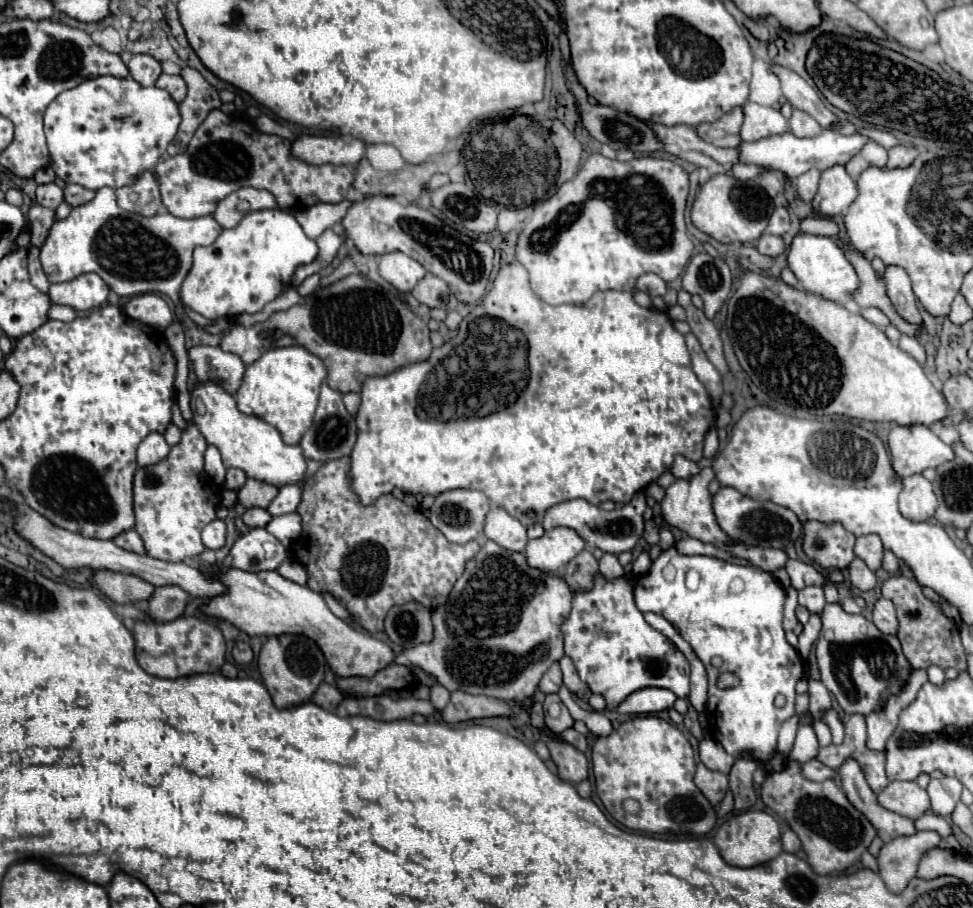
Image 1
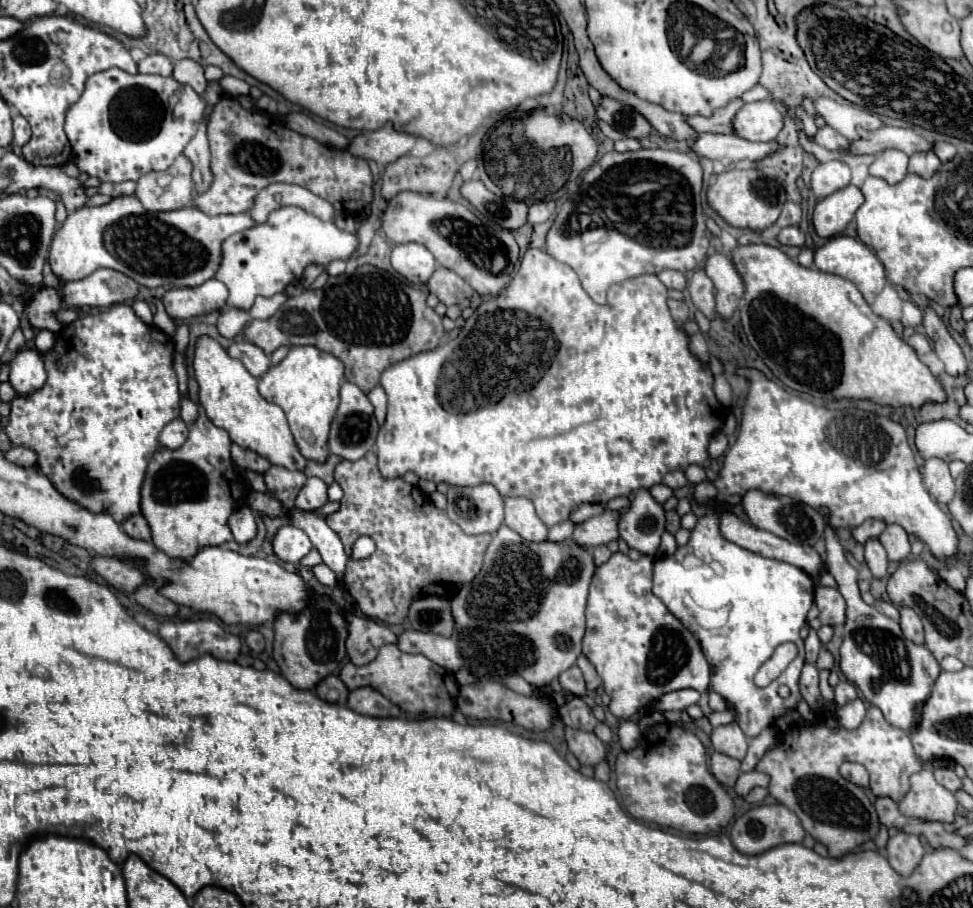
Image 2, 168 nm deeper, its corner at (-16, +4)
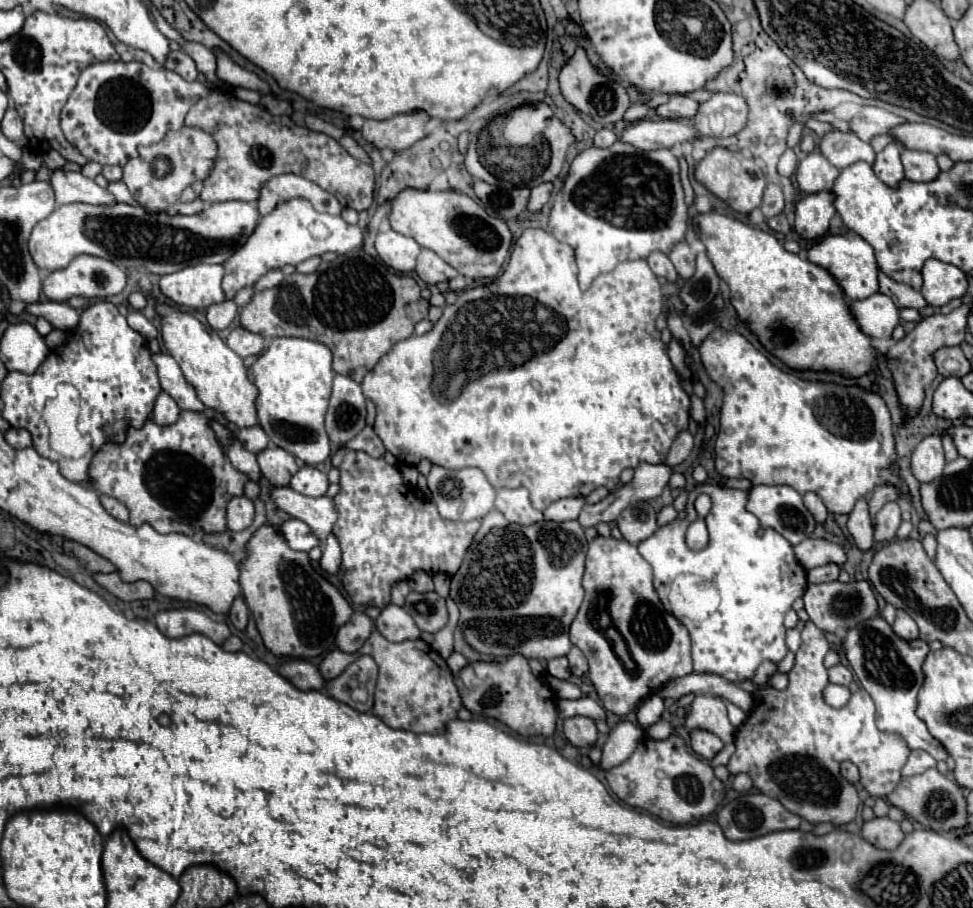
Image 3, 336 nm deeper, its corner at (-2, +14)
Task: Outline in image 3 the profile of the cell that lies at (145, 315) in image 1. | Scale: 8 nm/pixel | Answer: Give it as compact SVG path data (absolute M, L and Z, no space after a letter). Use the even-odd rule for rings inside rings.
M198 264L188 266L182 272L162 276L160 290L180 306L208 308L226 300L226 294L222 290L222 278L224 266Z

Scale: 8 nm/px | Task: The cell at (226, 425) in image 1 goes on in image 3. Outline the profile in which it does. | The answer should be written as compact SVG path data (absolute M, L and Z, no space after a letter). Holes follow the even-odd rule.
M156 302L154 308L158 310L162 322L162 342L168 354L180 364L186 380L196 388L198 398L206 406L222 412L228 418L228 422L234 424L236 428L258 424L256 404L254 404L258 390L248 380L242 358L234 350L230 350L226 342L210 326L204 326L190 312L160 302Z

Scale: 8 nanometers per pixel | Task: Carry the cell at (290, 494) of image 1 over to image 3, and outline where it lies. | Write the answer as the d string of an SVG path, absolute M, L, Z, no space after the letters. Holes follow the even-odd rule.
M302 466L290 482L290 488L304 496L324 496L328 486L328 476L314 466Z

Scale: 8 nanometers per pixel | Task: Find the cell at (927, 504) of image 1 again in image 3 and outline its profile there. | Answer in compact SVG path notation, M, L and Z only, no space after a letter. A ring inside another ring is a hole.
M926 436L912 452L912 474L920 482L932 482L942 474L946 460L940 436Z

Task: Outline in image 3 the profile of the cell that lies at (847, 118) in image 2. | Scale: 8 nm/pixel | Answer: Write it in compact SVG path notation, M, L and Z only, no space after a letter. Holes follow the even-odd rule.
M864 106L864 110L850 120L850 130L864 142L870 142L874 136L890 134L890 130L900 124L906 124L906 118L896 116L884 108Z

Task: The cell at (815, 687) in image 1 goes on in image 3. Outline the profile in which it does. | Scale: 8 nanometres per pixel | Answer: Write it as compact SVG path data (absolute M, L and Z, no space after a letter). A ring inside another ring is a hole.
M836 664L836 666L832 666L828 672L830 672L830 682L832 682L832 684L848 686L848 684L852 682L852 678L854 678L854 672L852 672L848 666L844 666L844 664Z

